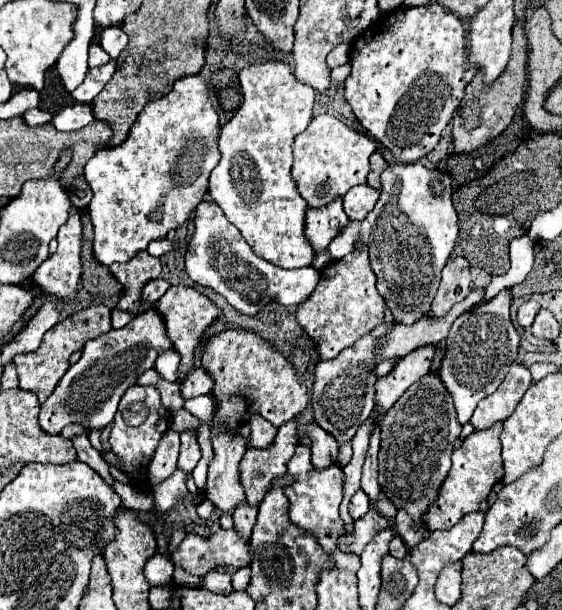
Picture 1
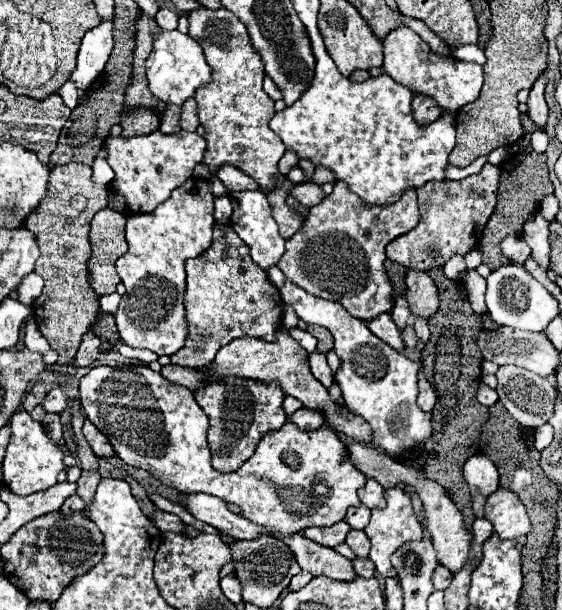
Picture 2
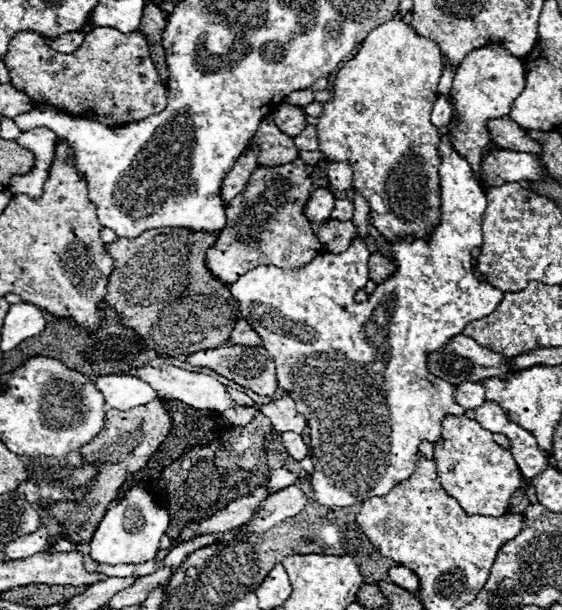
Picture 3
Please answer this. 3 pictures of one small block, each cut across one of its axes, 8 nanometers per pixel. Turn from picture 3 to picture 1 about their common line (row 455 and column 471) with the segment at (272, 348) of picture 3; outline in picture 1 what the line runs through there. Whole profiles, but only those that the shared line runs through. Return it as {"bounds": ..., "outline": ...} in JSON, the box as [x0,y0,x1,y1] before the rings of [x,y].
{"bounds":[440,290,520,418],"outline":[[[504,290],[490,302],[458,316],[450,328],[446,338],[446,354],[440,366],[440,378],[454,396],[458,418],[470,418],[478,402],[498,390],[512,362],[516,362],[520,334],[510,322],[510,302],[510,290]]]}

